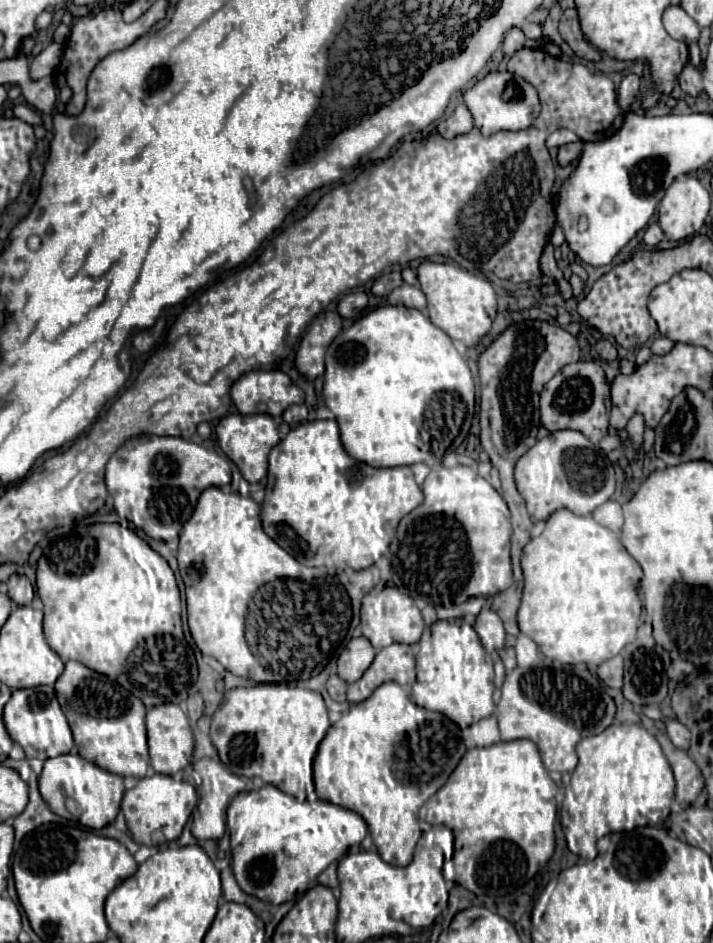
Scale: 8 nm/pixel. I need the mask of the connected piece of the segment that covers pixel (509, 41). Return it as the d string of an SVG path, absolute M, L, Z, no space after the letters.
M513 27L513 29L507 31L507 35L505 35L503 53L505 53L505 55L513 55L515 51L519 51L519 49L525 47L525 41L527 41L525 33L523 33L519 27Z

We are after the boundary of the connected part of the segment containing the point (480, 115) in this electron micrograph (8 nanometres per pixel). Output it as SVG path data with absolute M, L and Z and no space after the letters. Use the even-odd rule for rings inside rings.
M495 71L487 73L483 79L479 79L471 89L463 93L463 103L473 115L475 127L485 135L493 135L497 131L519 131L527 129L537 117L539 117L539 97L531 83L527 83L521 75L515 75L511 71Z

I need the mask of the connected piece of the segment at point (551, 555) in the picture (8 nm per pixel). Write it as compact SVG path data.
M559 509L547 519L547 527L539 537L533 537L521 555L525 589L517 613L519 629L531 637L545 657L561 663L593 663L599 665L617 655L635 639L641 619L641 599L635 583L641 579L641 567L625 551L617 533L599 525L591 515L575 515L569 509Z

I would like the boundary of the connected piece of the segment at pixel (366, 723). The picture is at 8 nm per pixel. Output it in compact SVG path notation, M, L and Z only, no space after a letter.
M389 681L377 687L369 699L351 705L351 709L331 725L319 745L313 763L315 791L319 799L359 813L369 827L381 859L391 865L405 867L411 863L413 849L421 837L417 821L419 807L447 781L451 771L461 761L463 753L465 743L461 739L461 731L451 719L447 719L443 713L433 713L417 707L401 685Z

